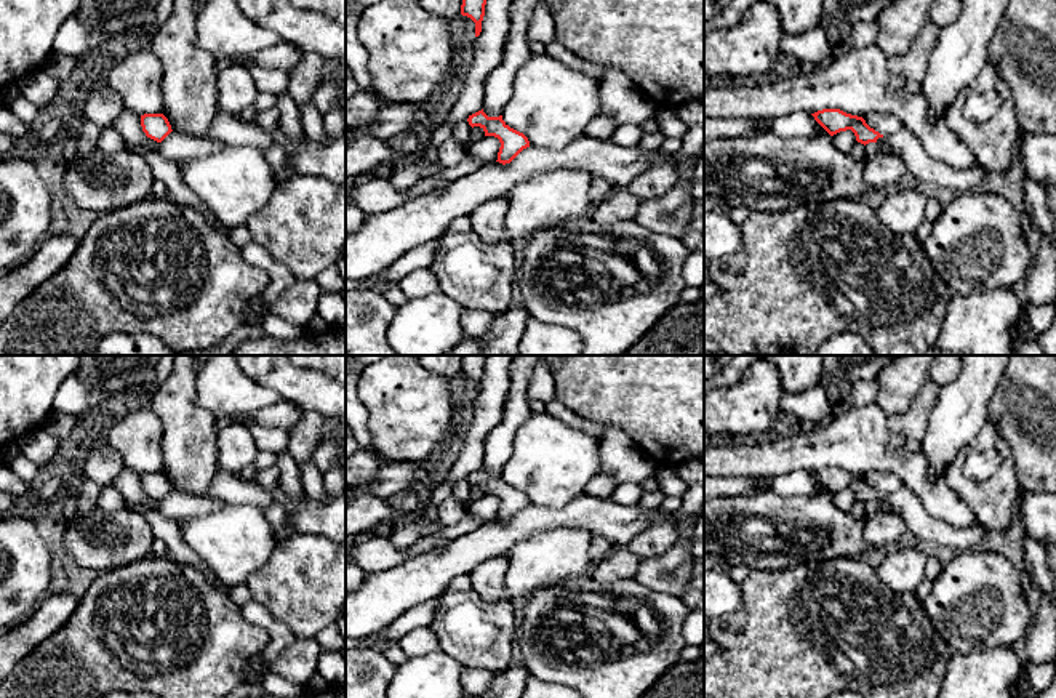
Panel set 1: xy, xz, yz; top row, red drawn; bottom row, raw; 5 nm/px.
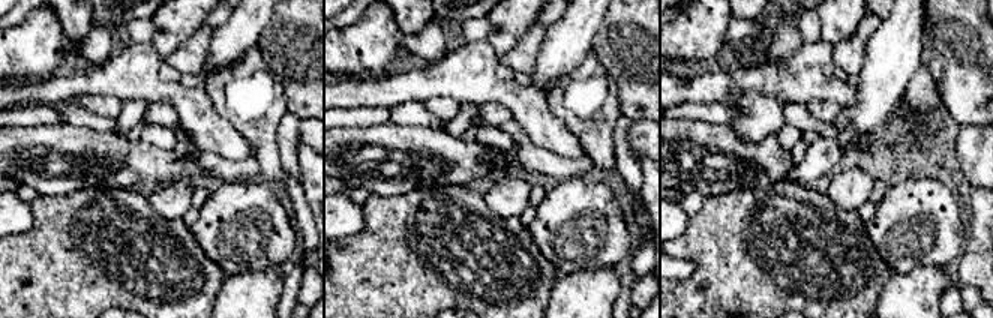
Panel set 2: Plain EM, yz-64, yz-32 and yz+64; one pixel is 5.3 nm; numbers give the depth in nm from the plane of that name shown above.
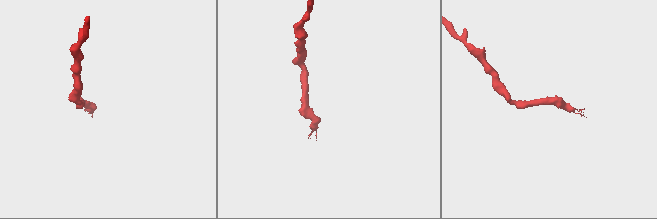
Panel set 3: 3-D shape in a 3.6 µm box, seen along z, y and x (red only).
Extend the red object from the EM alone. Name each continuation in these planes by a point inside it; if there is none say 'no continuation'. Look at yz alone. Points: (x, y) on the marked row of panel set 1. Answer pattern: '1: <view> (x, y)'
1: yz (919, 164)

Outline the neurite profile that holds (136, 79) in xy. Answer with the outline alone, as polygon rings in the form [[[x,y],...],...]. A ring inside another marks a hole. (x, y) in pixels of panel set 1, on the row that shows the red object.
[[[149,48],[109,62],[107,77],[125,109],[138,115],[163,112],[163,70]]]

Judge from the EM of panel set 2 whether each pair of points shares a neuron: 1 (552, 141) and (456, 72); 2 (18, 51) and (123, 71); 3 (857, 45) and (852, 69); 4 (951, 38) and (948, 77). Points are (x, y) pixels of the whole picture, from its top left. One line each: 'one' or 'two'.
1: one
2: two
3: one
4: one

